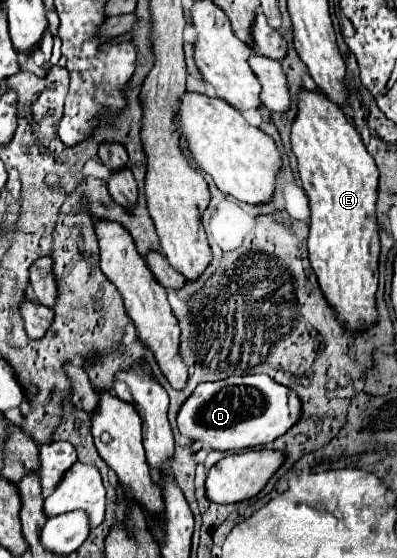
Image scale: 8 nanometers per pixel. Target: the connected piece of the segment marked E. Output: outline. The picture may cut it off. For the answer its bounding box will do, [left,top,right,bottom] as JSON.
[291,89,379,329]

